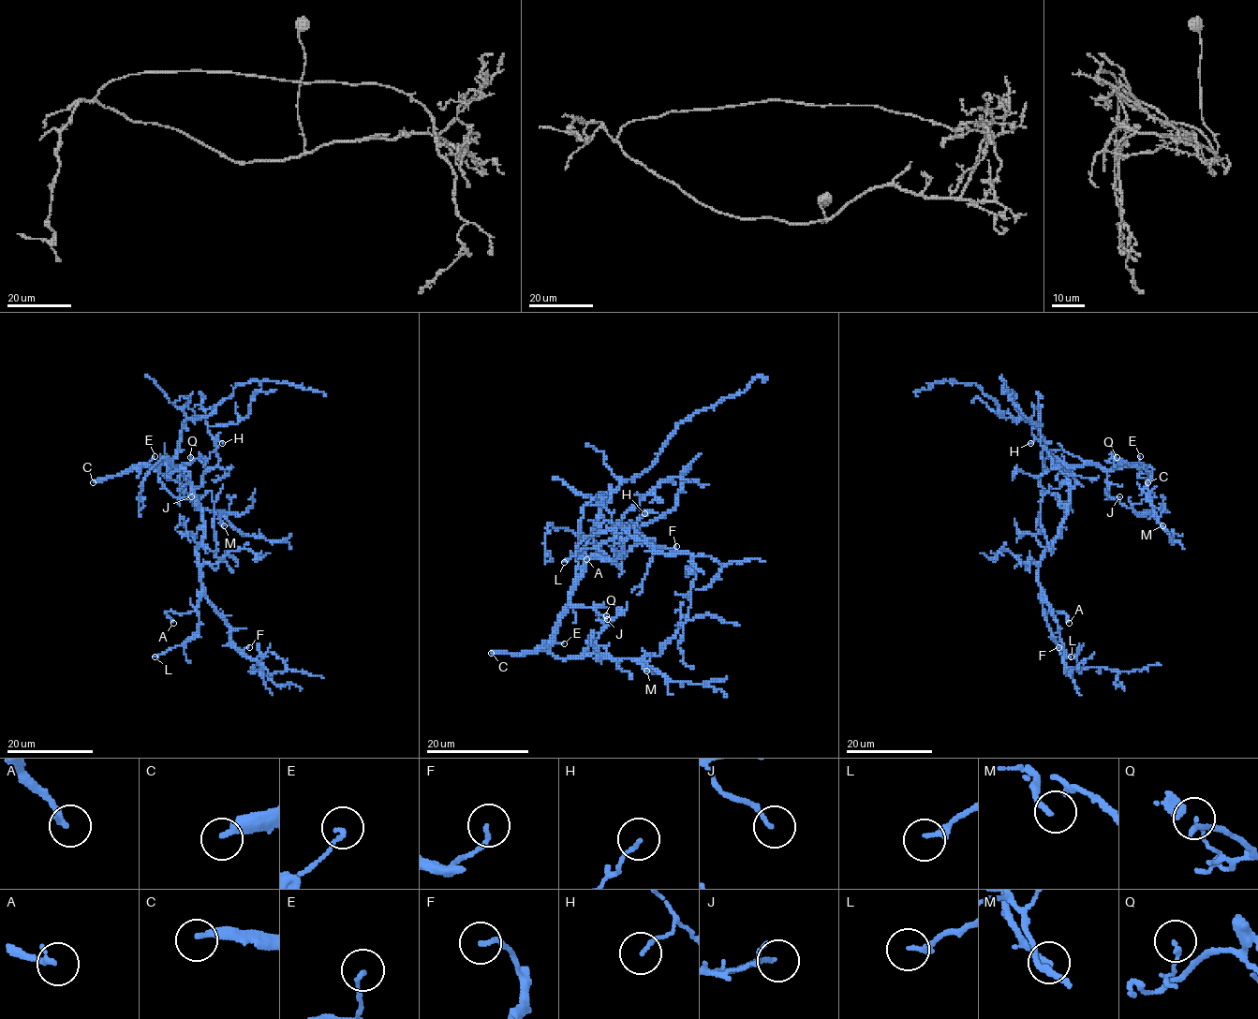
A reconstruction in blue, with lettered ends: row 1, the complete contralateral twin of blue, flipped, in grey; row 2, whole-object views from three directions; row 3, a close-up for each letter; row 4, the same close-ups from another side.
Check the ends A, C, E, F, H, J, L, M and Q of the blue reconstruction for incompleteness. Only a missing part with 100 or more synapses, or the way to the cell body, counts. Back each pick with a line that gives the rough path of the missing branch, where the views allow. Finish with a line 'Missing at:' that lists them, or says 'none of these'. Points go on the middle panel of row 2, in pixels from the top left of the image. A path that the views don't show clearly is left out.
Missing at: C

